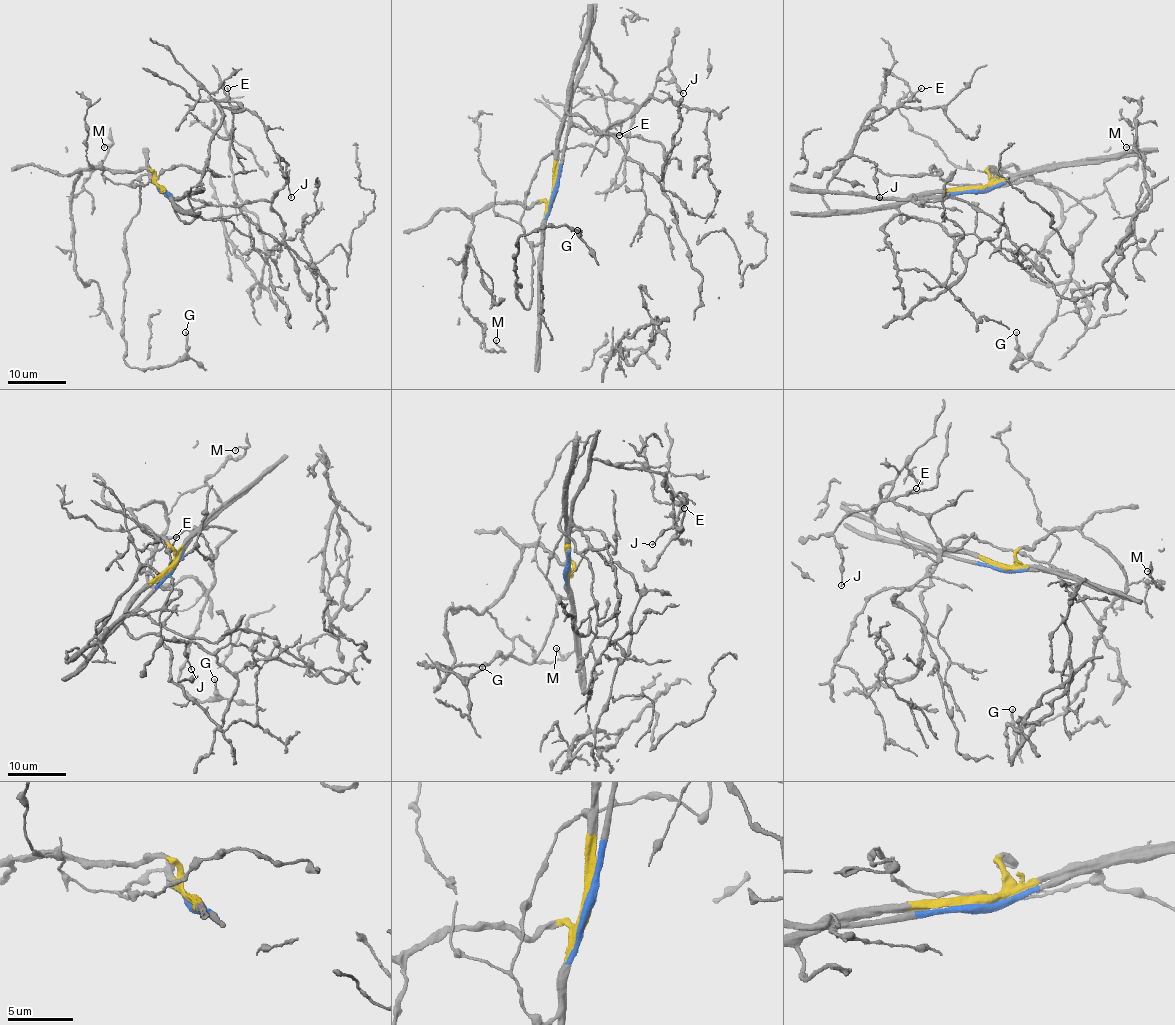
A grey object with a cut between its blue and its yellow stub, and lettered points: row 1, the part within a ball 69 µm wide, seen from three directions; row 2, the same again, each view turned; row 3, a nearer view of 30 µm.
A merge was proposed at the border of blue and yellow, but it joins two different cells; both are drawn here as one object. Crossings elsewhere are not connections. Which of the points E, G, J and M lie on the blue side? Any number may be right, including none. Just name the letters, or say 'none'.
E, G, J

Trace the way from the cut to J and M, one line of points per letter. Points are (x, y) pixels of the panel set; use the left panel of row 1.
J: (161, 190), (173, 199), (195, 191), (223, 107), (252, 111), (264, 123), (277, 155), (285, 164), (291, 197)
M: (161, 188), (147, 168), (83, 168), (71, 212), (70, 199), (83, 188), (90, 168), (106, 156), (105, 147)

